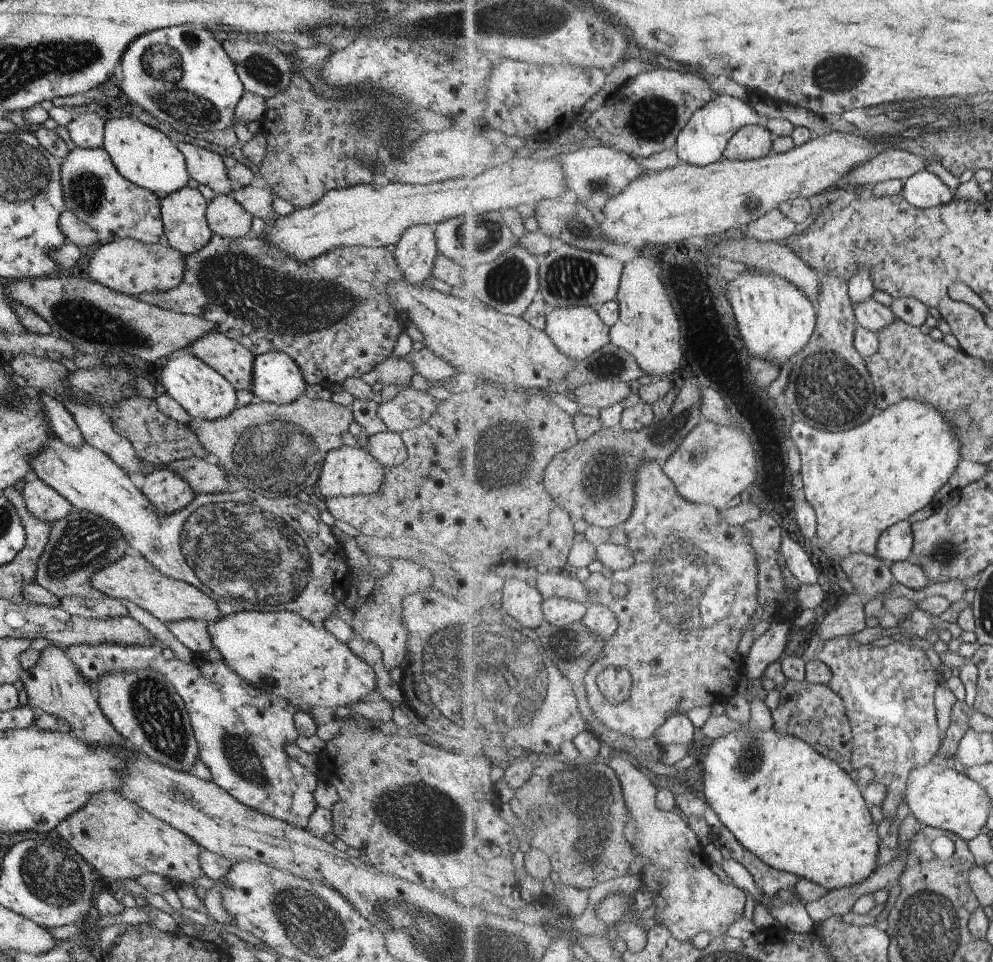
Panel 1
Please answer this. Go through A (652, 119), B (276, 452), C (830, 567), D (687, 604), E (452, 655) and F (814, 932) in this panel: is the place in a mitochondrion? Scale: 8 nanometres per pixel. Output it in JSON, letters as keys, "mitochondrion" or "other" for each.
{"A":"mitochondrion","B":"mitochondrion","C":"other","D":"mitochondrion","E":"mitochondrion","F":"other"}

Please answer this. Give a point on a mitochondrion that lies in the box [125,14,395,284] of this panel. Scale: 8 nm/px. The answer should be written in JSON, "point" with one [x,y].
{"point":[161,62]}

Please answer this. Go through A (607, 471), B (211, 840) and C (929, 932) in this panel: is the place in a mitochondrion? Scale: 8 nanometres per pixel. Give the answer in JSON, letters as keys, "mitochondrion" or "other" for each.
{"A":"mitochondrion","B":"other","C":"mitochondrion"}

